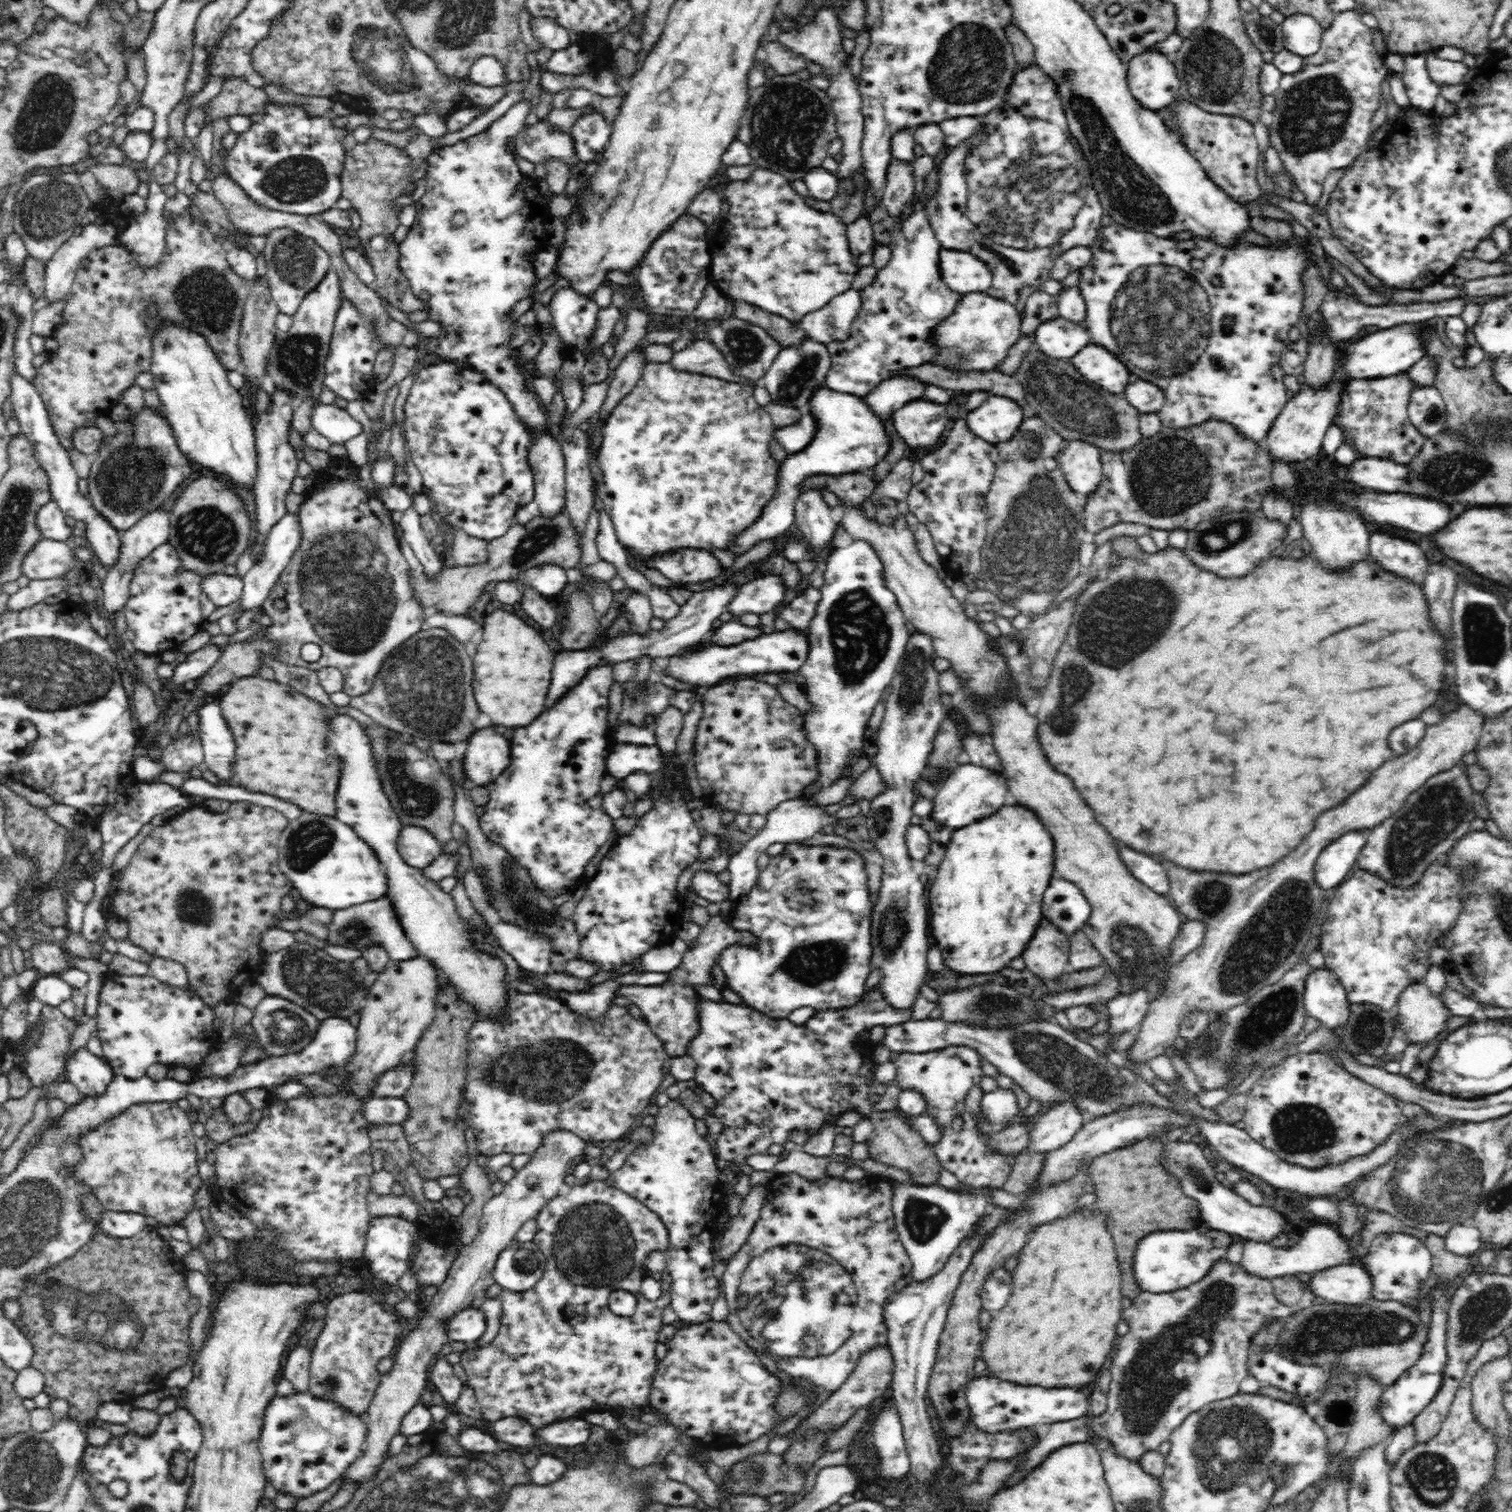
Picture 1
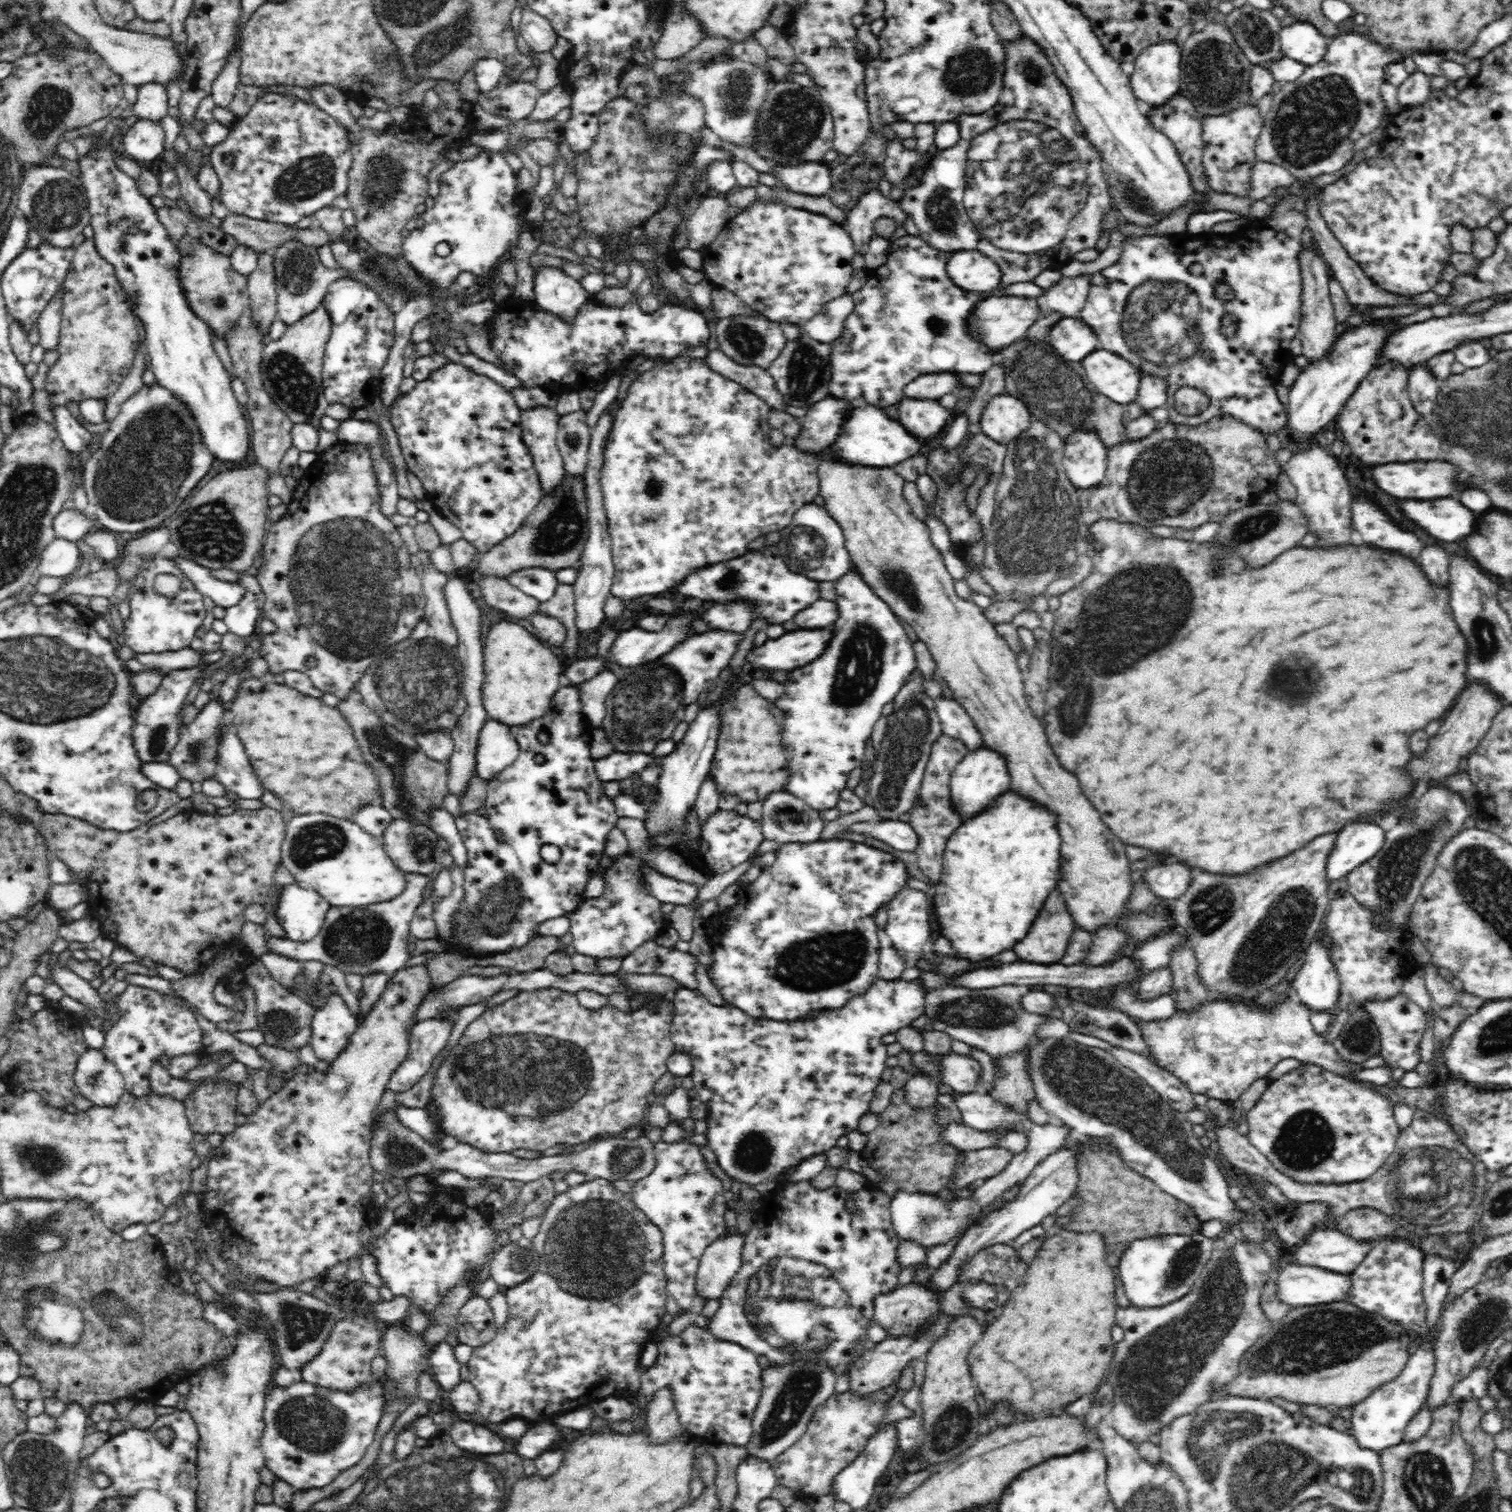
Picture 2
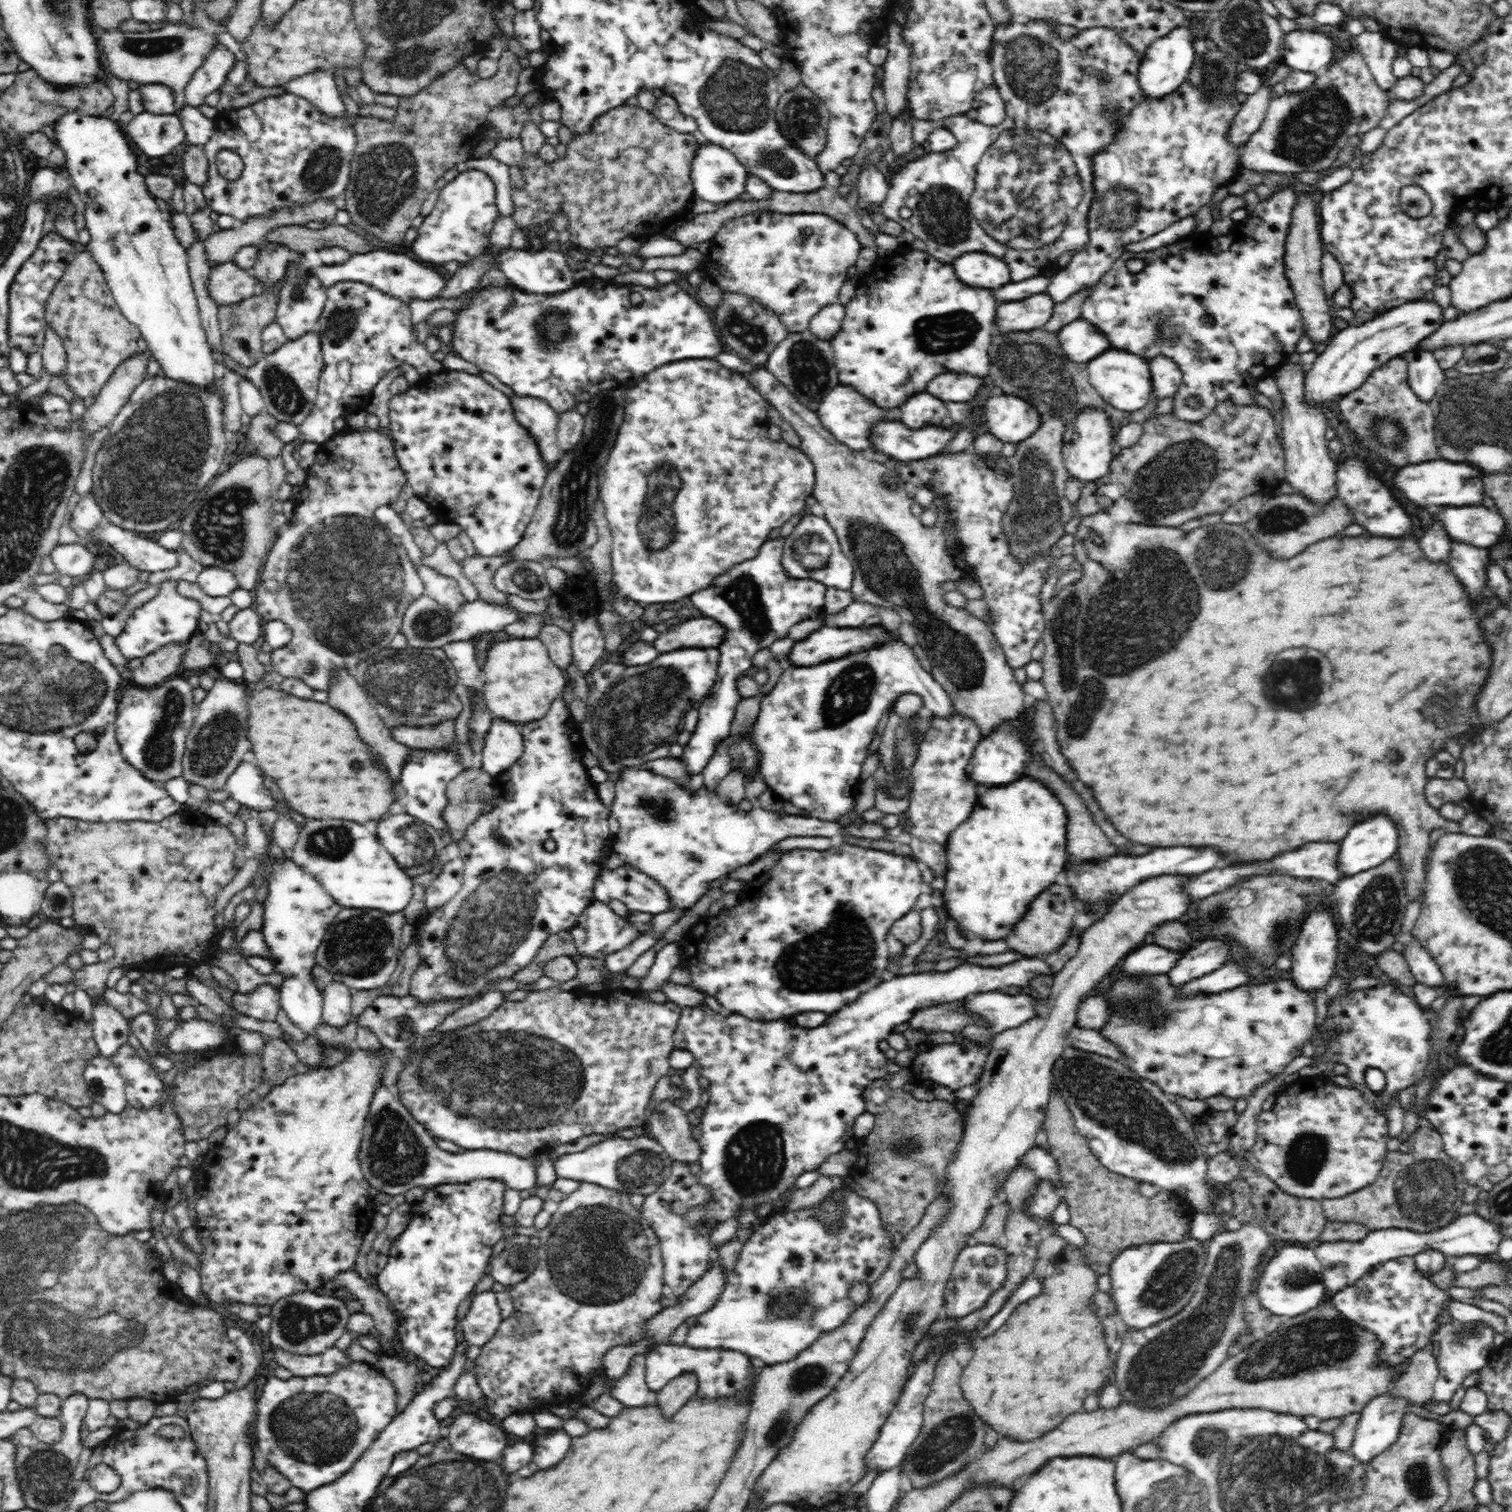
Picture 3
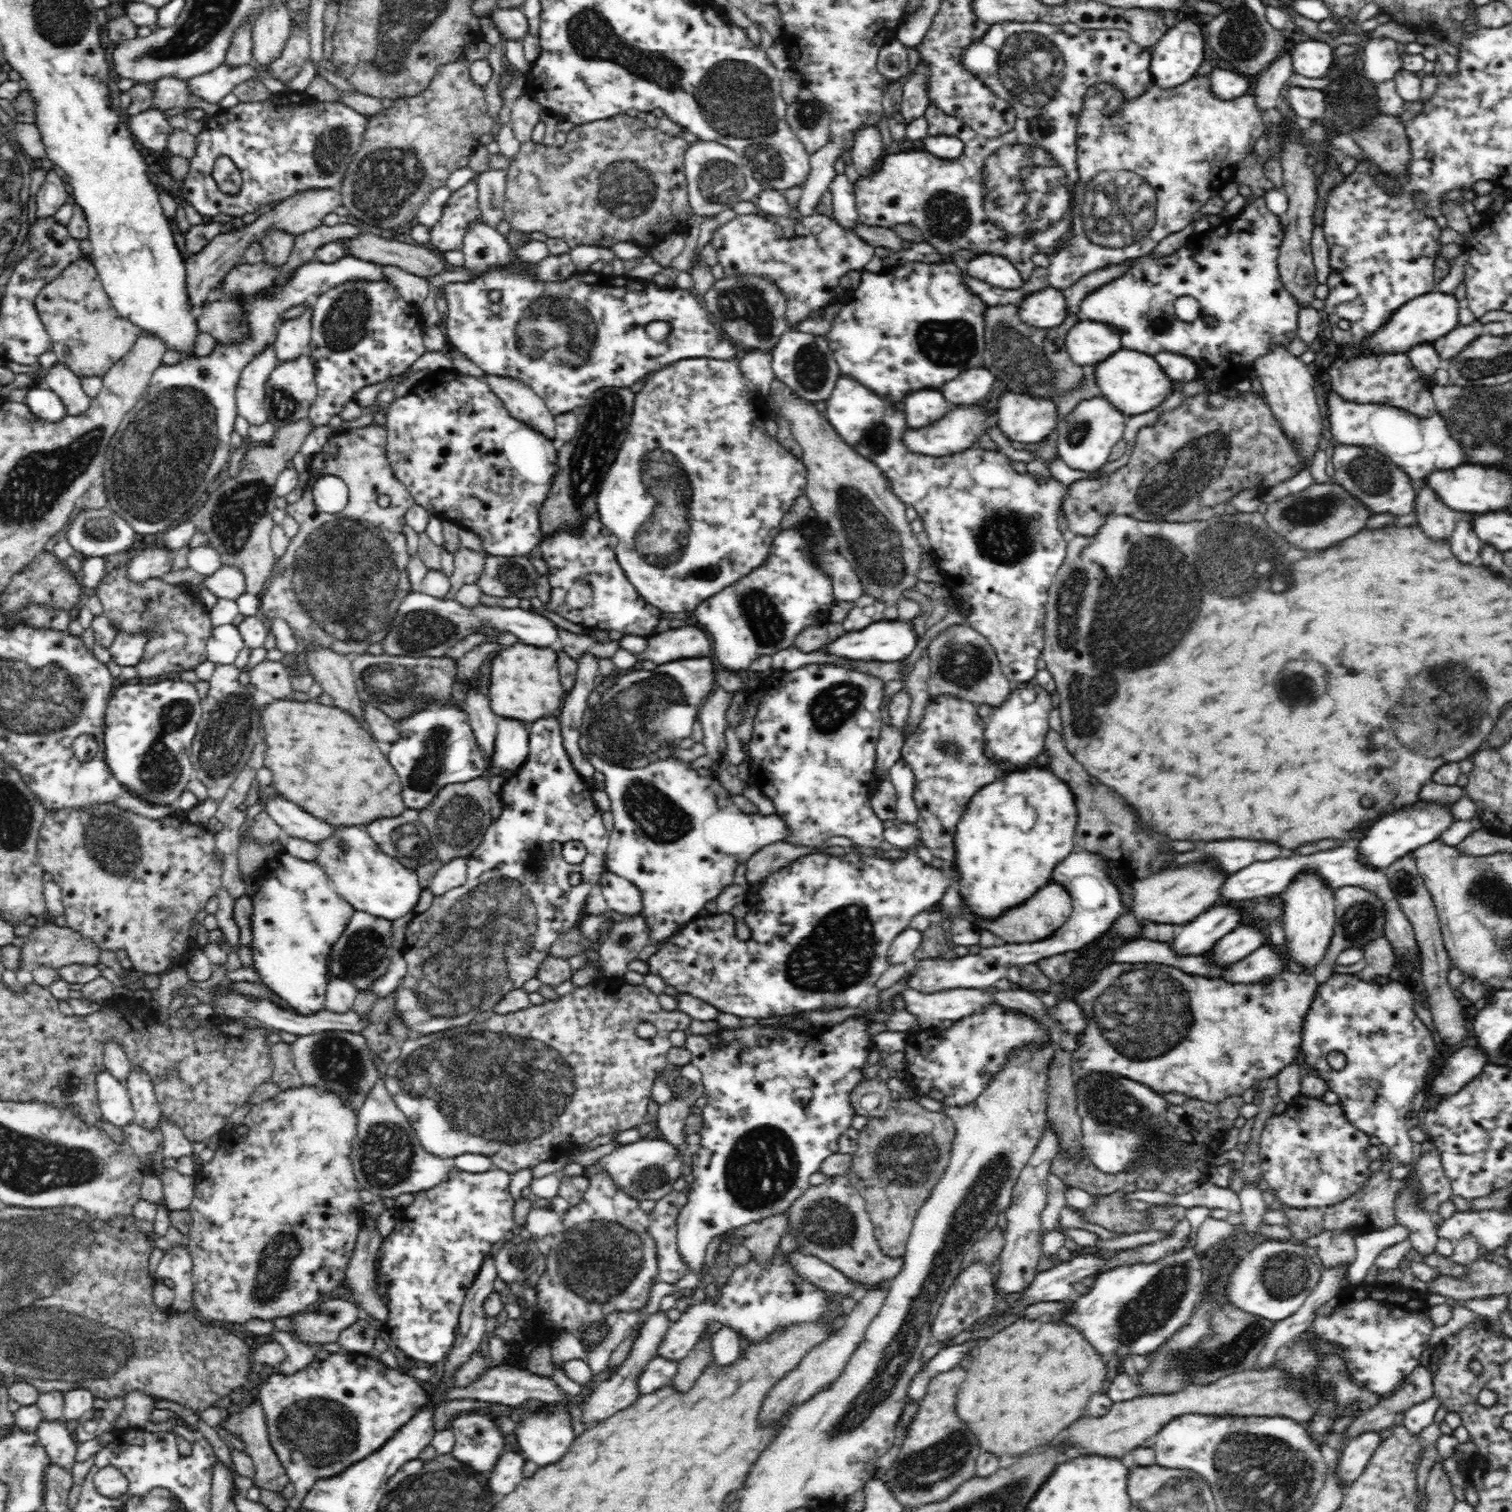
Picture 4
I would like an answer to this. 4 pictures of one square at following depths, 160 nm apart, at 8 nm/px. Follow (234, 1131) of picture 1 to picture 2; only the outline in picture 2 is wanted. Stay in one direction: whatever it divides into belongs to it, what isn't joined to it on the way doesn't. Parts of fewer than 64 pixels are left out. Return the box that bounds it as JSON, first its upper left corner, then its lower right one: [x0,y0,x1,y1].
[184,1083,241,1136]

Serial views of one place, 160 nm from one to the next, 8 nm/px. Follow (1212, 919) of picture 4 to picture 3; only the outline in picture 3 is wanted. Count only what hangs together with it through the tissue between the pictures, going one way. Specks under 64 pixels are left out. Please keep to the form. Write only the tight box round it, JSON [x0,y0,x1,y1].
[1119,940,1184,976]

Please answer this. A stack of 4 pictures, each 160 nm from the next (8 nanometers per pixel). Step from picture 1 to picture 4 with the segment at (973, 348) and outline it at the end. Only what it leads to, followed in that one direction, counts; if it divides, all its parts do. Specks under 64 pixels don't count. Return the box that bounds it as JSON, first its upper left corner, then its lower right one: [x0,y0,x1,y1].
[1018,287,1070,328]

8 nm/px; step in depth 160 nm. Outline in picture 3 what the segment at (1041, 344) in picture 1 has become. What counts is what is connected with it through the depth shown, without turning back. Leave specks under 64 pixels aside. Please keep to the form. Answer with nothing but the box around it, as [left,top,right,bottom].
[1057,318,1110,364]

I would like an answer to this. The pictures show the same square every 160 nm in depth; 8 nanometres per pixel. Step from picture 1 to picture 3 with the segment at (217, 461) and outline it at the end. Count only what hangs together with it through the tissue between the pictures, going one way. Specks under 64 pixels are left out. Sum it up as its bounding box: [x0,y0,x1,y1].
[54,111,218,391]

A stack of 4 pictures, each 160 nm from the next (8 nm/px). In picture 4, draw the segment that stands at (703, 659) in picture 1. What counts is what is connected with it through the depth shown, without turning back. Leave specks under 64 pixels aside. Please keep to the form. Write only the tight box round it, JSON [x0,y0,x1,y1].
[826,620,918,662]

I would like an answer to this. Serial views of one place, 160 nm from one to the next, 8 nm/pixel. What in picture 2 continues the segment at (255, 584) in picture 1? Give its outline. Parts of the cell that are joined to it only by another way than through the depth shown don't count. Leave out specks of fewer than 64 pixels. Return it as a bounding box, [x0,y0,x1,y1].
[223,591,262,637]

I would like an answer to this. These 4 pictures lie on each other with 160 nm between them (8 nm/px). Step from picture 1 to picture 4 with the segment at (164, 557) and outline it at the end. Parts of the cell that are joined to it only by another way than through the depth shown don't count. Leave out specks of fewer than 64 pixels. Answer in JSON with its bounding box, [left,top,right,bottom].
[109,631,150,666]

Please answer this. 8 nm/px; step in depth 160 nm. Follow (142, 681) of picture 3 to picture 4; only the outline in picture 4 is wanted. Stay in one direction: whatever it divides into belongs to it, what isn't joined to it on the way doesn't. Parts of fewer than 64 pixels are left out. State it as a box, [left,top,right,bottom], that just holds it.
[96,566,213,678]

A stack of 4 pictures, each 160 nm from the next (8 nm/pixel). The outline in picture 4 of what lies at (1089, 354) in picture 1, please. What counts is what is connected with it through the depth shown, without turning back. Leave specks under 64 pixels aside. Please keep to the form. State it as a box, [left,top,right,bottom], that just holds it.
[1091,349,1172,416]

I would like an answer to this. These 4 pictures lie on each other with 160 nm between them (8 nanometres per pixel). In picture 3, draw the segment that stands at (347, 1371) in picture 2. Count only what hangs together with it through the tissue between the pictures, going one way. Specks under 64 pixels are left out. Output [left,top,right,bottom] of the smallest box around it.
[274,1347,350,1377]

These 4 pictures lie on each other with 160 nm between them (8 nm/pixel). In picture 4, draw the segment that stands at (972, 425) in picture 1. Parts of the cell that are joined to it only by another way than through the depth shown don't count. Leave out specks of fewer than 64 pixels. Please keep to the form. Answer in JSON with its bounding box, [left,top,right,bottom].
[997,392,1058,446]

